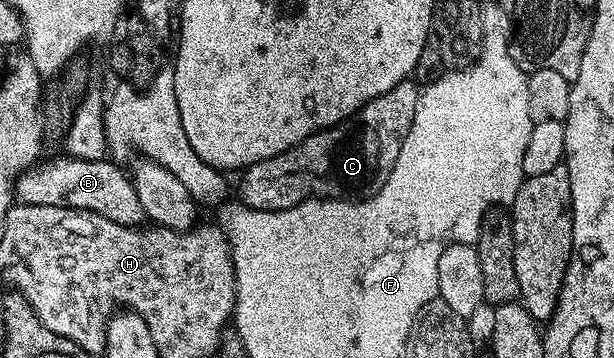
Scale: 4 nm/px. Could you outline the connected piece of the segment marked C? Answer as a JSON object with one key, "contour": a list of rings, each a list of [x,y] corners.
{"contour":[[[413,81],[395,85],[356,113],[335,124],[308,135],[291,149],[275,157],[244,168],[240,202],[253,211],[282,211],[304,203],[306,199],[347,199],[356,201],[374,195],[391,177],[395,157],[415,121],[419,87]]]}

